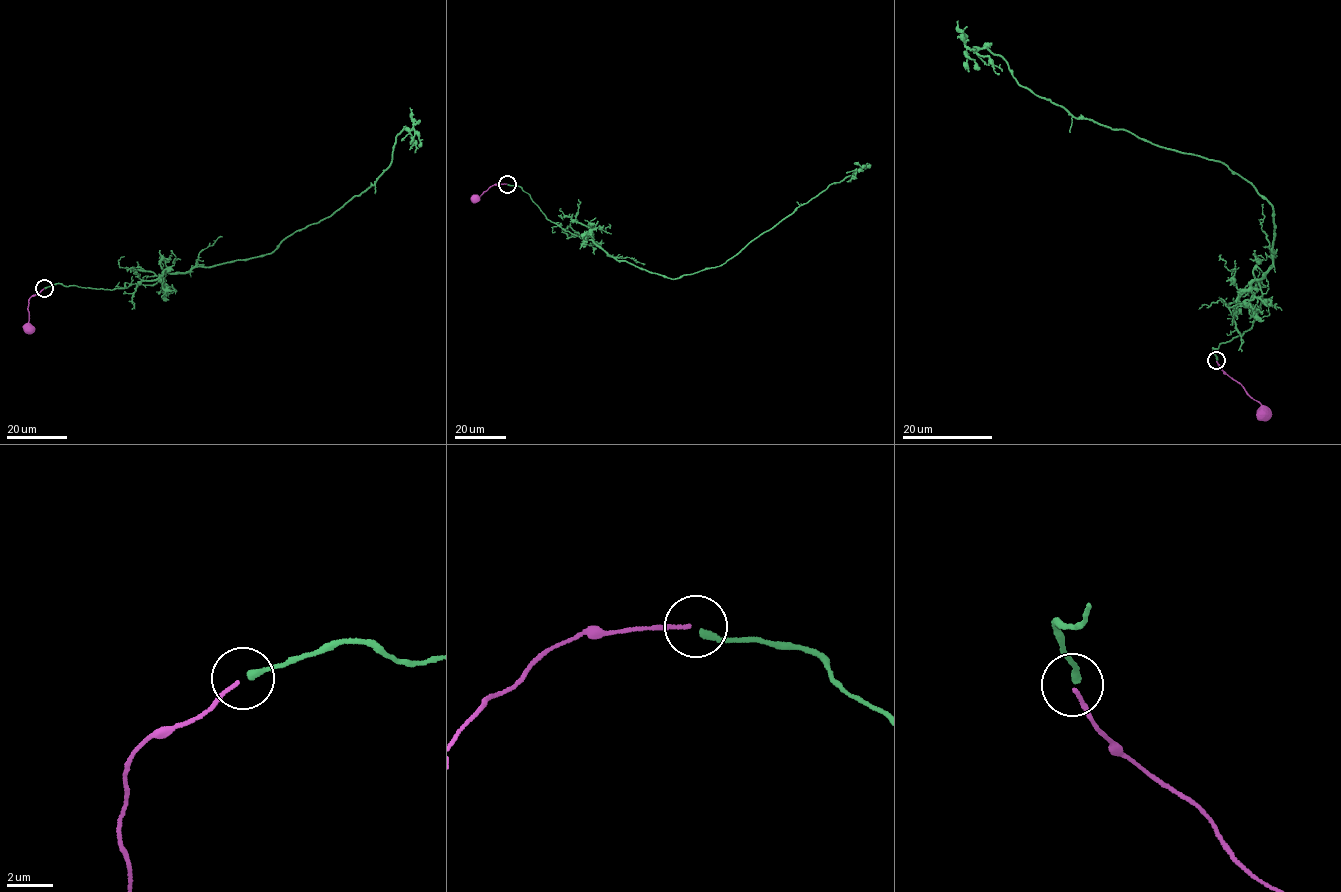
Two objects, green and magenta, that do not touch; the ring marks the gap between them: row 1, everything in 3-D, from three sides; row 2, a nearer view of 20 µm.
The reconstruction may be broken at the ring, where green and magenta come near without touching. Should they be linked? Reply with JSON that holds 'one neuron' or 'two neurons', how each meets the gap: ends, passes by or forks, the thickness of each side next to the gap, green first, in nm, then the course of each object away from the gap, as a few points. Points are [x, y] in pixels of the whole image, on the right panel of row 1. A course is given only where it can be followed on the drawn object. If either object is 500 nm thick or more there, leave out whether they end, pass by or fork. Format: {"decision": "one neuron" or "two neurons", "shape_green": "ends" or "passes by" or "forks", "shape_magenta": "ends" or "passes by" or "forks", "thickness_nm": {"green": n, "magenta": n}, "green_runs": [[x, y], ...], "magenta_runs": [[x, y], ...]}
{"decision": "two neurons", "shape_green": "ends", "shape_magenta": "ends", "thickness_nm": {"green": 280, "magenta": 160}, "green_runs": [[1216, 360], [1261, 302], [1270, 204], [1220, 162], [1039, 97], [965, 45], [958, 20]], "magenta_runs": [[1216, 361], [1260, 404], [1262, 416]]}

